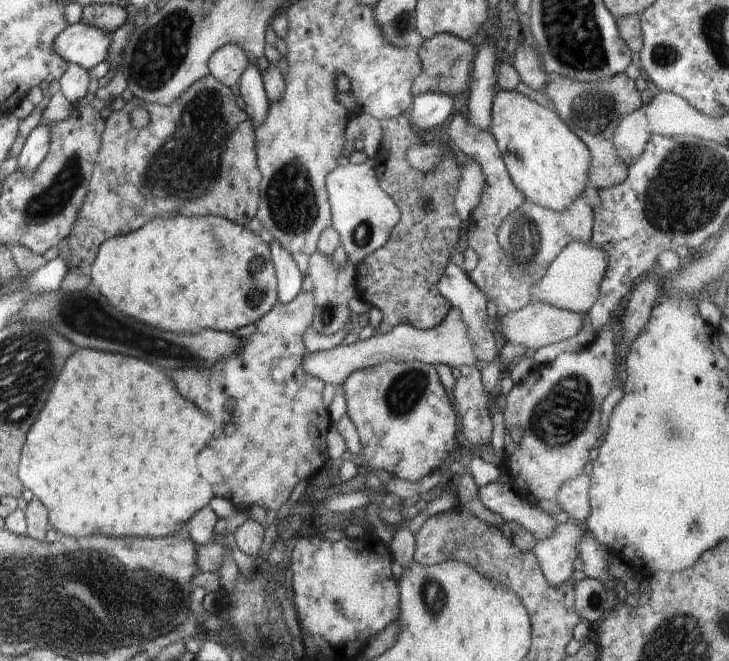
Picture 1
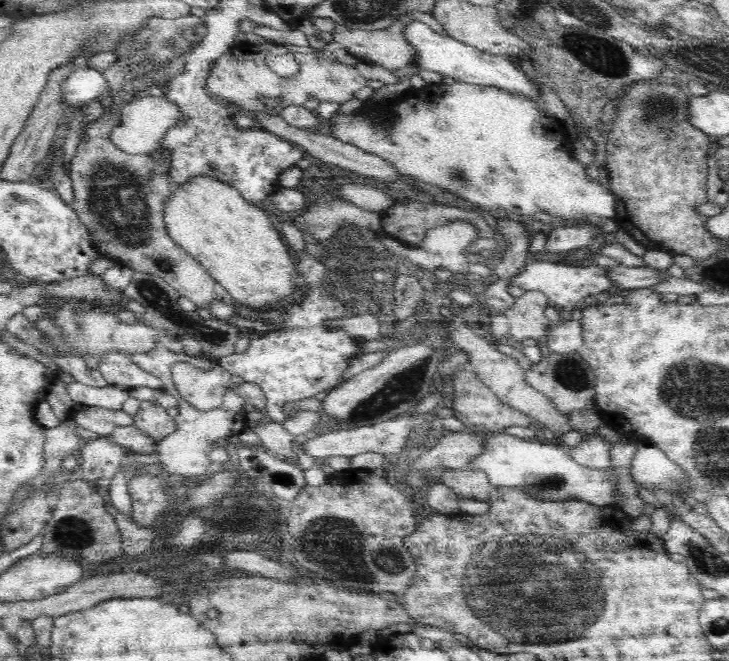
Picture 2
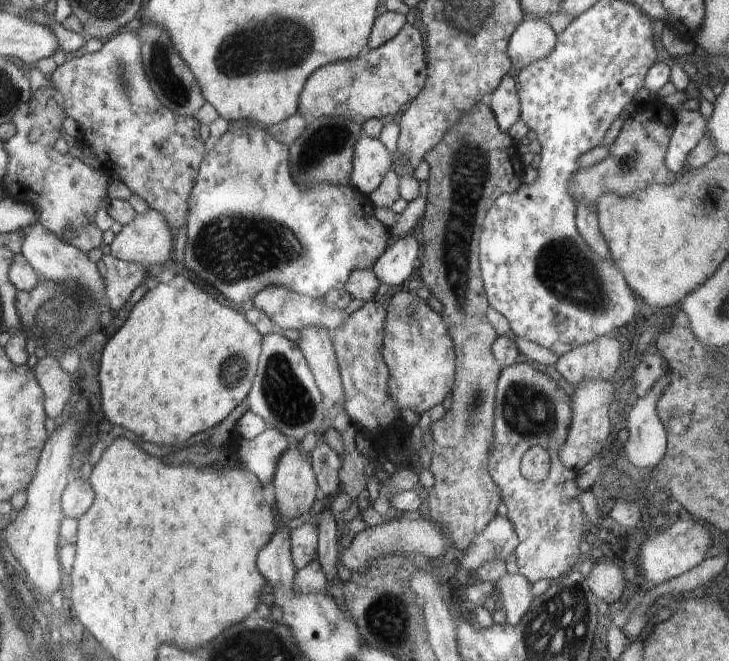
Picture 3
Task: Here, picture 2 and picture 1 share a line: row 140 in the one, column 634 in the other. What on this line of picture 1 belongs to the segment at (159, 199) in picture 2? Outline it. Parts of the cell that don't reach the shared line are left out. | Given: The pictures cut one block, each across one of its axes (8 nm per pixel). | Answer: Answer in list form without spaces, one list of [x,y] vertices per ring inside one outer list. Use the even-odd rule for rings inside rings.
[[[625,72],[615,74],[608,80],[587,83],[568,77],[552,76],[546,82],[543,92],[554,102],[558,116],[592,153],[593,160],[589,171],[591,186],[599,190],[621,183],[627,177],[628,166],[619,159],[613,136],[622,118],[643,105],[641,92],[636,89],[635,80],[628,77]]]

